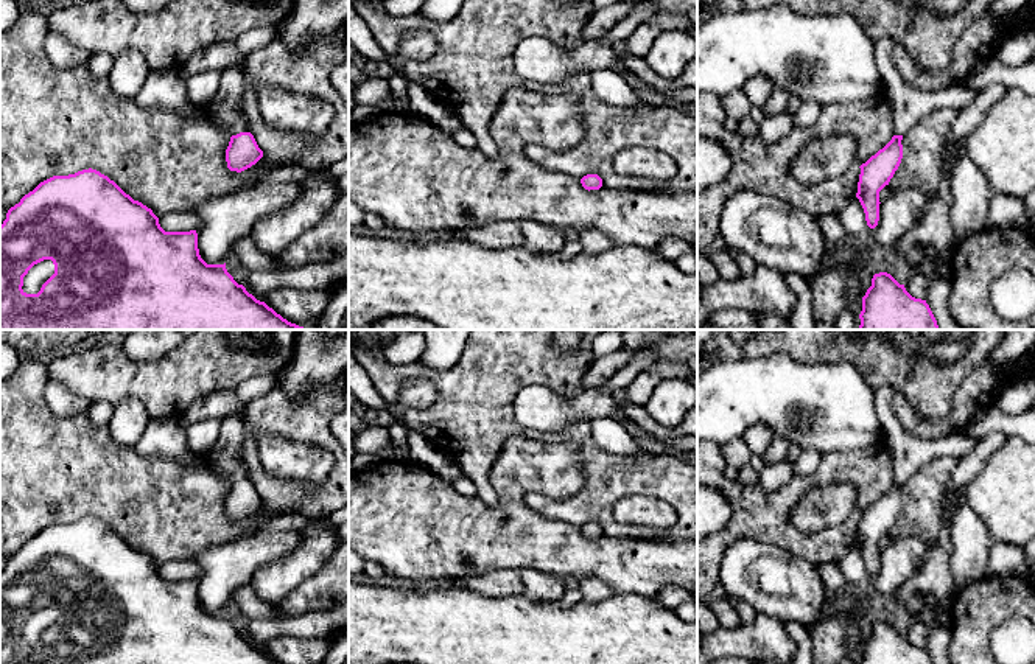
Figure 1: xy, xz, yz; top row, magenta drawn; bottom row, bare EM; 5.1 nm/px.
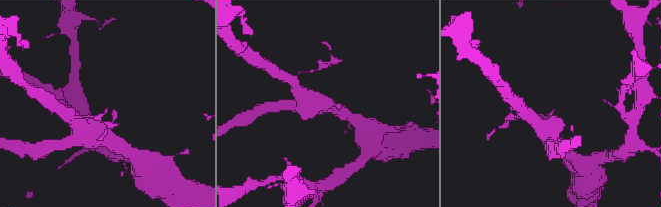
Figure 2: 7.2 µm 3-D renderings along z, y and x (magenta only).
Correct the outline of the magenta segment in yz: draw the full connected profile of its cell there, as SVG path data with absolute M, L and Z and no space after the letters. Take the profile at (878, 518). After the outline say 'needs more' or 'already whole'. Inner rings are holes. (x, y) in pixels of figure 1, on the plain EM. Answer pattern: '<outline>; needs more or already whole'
M884 386L875 390L875 412L884 429L884 442L890 448L893 457L893 485L892 488L862 512L858 541L865 569L870 577L875 577L879 569L879 540L889 533L903 507L903 484L924 463L934 457L953 456L962 459L981 440L976 440L963 432L953 431L949 435L939 440L923 440L906 431L893 412L893 397L896 390Z; needs more

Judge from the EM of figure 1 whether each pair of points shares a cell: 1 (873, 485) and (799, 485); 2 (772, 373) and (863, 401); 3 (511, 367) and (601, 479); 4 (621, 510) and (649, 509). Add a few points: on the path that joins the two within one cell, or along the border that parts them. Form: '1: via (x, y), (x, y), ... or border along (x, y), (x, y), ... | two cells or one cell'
1: via (855, 473), (827, 473), (817, 479) | one cell
2: via (794, 395), (805, 401), (841, 401) | one cell
3: via (505, 408), (505, 417), (519, 431), (576, 439) | one cell
4: via (628, 510), (643, 510) | one cell

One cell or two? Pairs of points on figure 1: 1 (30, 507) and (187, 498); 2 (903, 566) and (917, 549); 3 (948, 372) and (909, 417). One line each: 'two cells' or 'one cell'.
1: one cell
2: one cell
3: two cells

